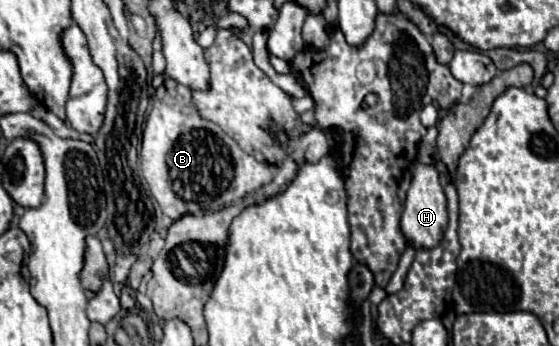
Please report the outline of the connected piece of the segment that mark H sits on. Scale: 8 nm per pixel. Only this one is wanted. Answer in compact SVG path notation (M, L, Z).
M413 163L411 173L413 173L413 179L411 179L411 187L407 191L403 213L401 213L401 231L413 249L433 249L441 243L441 237L447 229L447 221L449 221L447 199L439 183L439 173L433 165Z

